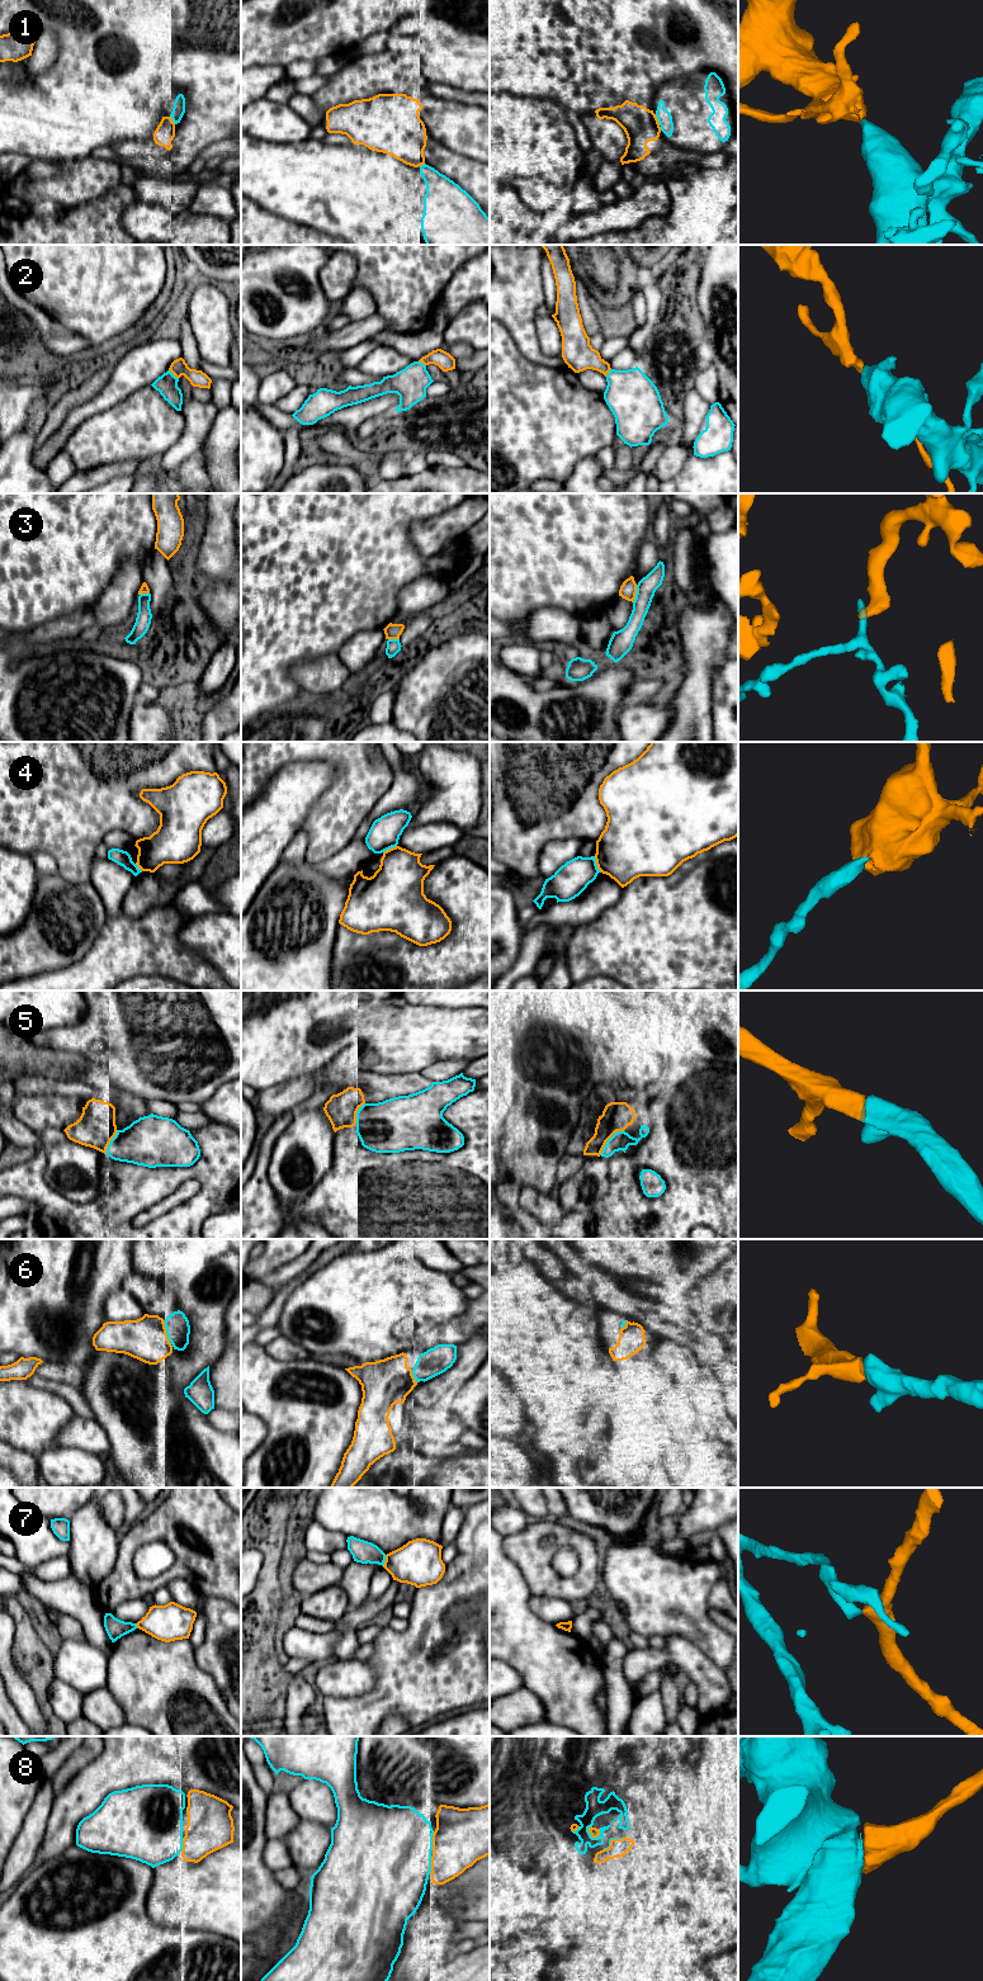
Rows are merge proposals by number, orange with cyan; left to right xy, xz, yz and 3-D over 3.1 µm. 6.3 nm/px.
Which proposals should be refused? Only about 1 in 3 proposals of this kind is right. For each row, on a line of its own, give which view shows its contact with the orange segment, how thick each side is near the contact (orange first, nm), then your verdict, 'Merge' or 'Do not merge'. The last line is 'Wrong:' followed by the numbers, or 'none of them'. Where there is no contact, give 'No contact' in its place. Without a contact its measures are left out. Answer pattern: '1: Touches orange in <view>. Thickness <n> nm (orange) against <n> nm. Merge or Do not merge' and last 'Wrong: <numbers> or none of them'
1: Touches orange in yz. Thickness 220 nm (orange) against 90 nm. Merge
2: Touches orange in xy. Thickness 110 nm (orange) against 140 nm. Do not merge
3: Touches orange in yz. Thickness 110 nm (orange) against 120 nm. Do not merge
4: Touches orange in yz. Thickness 400 nm (orange) against 220 nm. Do not merge
5: Touches orange in yz. Thickness 190 nm (orange) against 120 nm. Merge
6: Touches orange in xy. Thickness 260 nm (orange) against 160 nm. Merge
7: Touches orange in xz. Thickness 300 nm (orange) against 140 nm. Do not merge
8: Touches orange in xz. Thickness 360 nm (orange) against 480 nm. Merge
Wrong: 2, 3, 4, 7

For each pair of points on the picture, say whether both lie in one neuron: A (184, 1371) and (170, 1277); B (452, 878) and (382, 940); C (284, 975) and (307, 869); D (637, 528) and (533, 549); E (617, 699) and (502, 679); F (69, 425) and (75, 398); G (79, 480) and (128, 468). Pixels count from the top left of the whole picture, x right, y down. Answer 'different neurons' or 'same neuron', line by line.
A: same neuron
B: same neuron
C: same neuron
D: same neuron
E: same neuron
F: different neurons
G: same neuron

